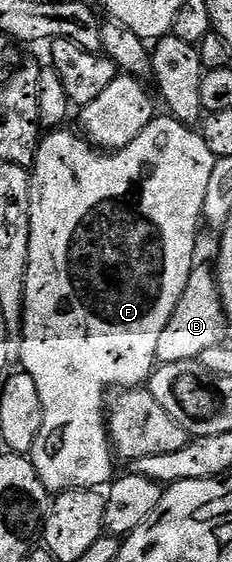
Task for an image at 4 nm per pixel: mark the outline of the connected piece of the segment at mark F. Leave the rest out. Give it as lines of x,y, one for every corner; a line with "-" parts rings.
155,117
147,127
142,130
140,137
136,137
136,141
132,141
132,145
128,145
119,151
111,151
103,153
99,148
91,145
77,130
66,131
67,129
54,129
49,133
41,136
38,144
38,152
34,158
34,166
30,171
30,244
28,245
28,273
26,274
26,284
24,285
24,309
22,310
22,334
20,342
16,347
16,359
22,362
21,370
25,374
32,377
32,381
36,381
36,390
40,392
40,405
44,405
44,421
40,425
40,437
36,437
36,445
31,449
28,456
33,463
36,473
40,477
40,481
51,493
61,493
64,491
75,491
76,489
84,489
92,491
102,489
107,486
115,478
114,463
116,464
116,456
112,446
112,440
108,430
108,399
106,403
106,394
113,387
117,389
138,389
149,380
154,373
154,368
158,363
158,354
156,353
156,344
160,341
160,333
164,333
164,325
168,325
168,321
172,317
172,313
176,309
176,305
180,301
180,297
184,293
184,285
188,285
188,277
192,273
192,269
196,266
194,259
194,250
198,247
198,223
202,219
202,206
204,205
204,193
208,193
208,177
214,168
216,157
212,153
212,149
208,149
208,145
204,145
204,137
193,126
182,123
173,117

